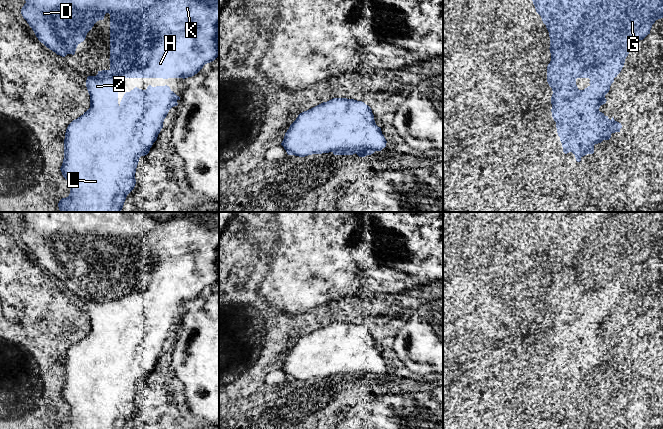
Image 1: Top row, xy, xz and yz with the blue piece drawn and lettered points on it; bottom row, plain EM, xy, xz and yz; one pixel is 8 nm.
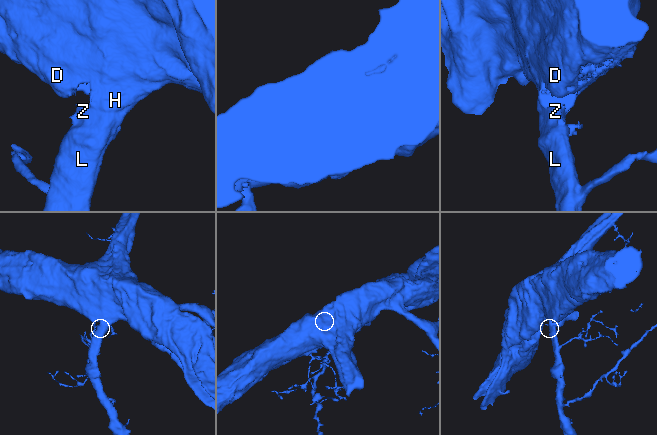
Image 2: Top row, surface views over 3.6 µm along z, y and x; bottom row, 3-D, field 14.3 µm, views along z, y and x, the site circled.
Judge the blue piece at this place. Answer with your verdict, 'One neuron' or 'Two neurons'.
One neuron

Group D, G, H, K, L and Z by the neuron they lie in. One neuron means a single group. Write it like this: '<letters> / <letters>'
D G H K L Z

